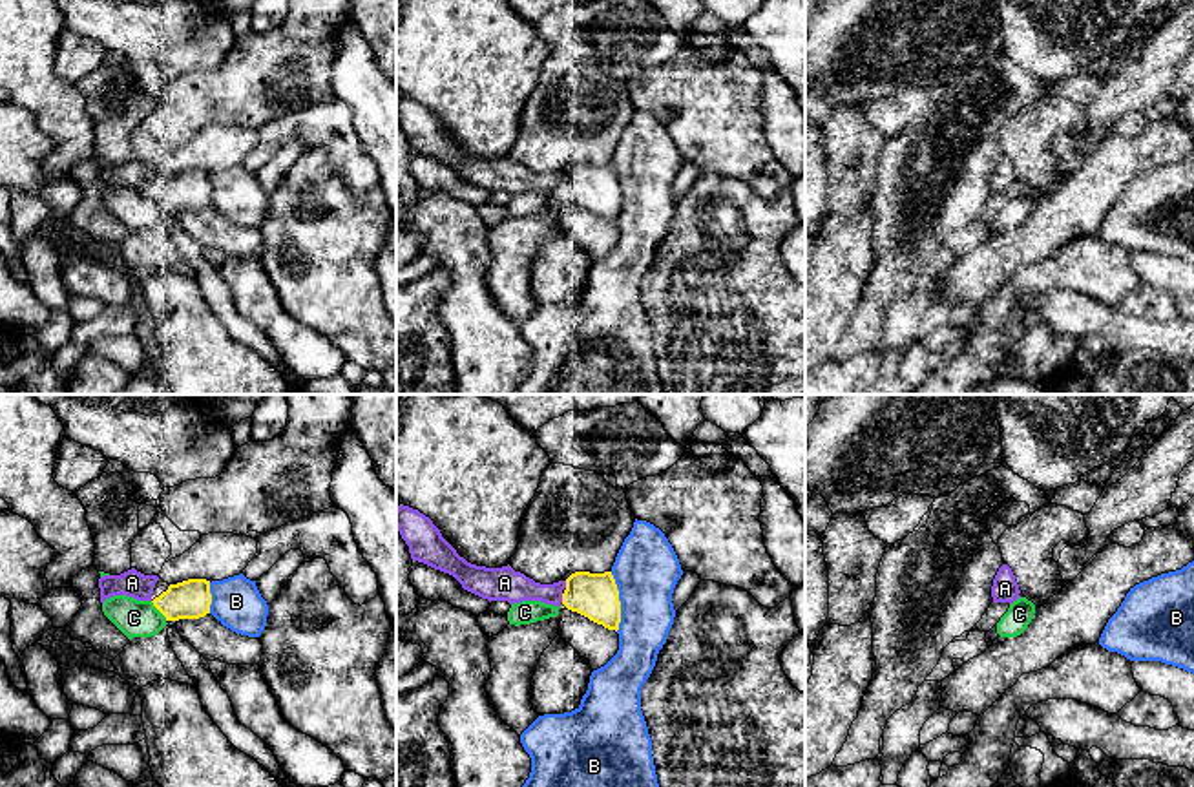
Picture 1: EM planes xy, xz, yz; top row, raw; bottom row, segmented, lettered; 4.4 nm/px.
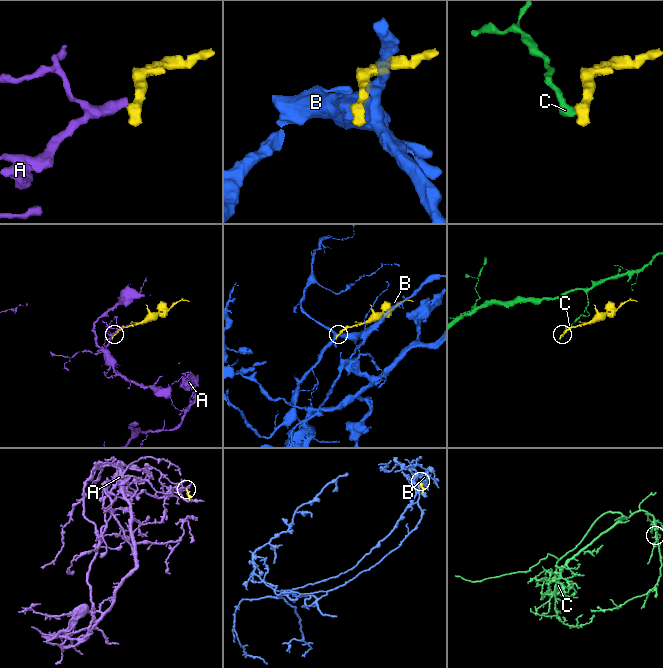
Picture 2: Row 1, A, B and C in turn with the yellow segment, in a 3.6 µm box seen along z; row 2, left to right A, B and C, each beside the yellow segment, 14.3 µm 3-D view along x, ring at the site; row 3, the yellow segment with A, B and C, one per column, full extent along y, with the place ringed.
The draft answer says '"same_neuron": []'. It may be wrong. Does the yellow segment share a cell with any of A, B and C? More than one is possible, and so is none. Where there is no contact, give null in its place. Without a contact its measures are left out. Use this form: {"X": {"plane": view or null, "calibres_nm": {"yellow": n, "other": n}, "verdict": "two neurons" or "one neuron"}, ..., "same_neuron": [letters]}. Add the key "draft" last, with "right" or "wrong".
{"A": {"plane": "xz", "calibres_nm": {"yellow": 200, "other": 140}, "verdict": "two neurons"}, "B": {"plane": "xz", "calibres_nm": {"yellow": 200, "other": 280}, "verdict": "two neurons"}, "C": {"plane": "xy", "calibres_nm": {"yellow": 180, "other": 160}, "verdict": "two neurons"}, "same_neuron": [], "draft": "right"}

